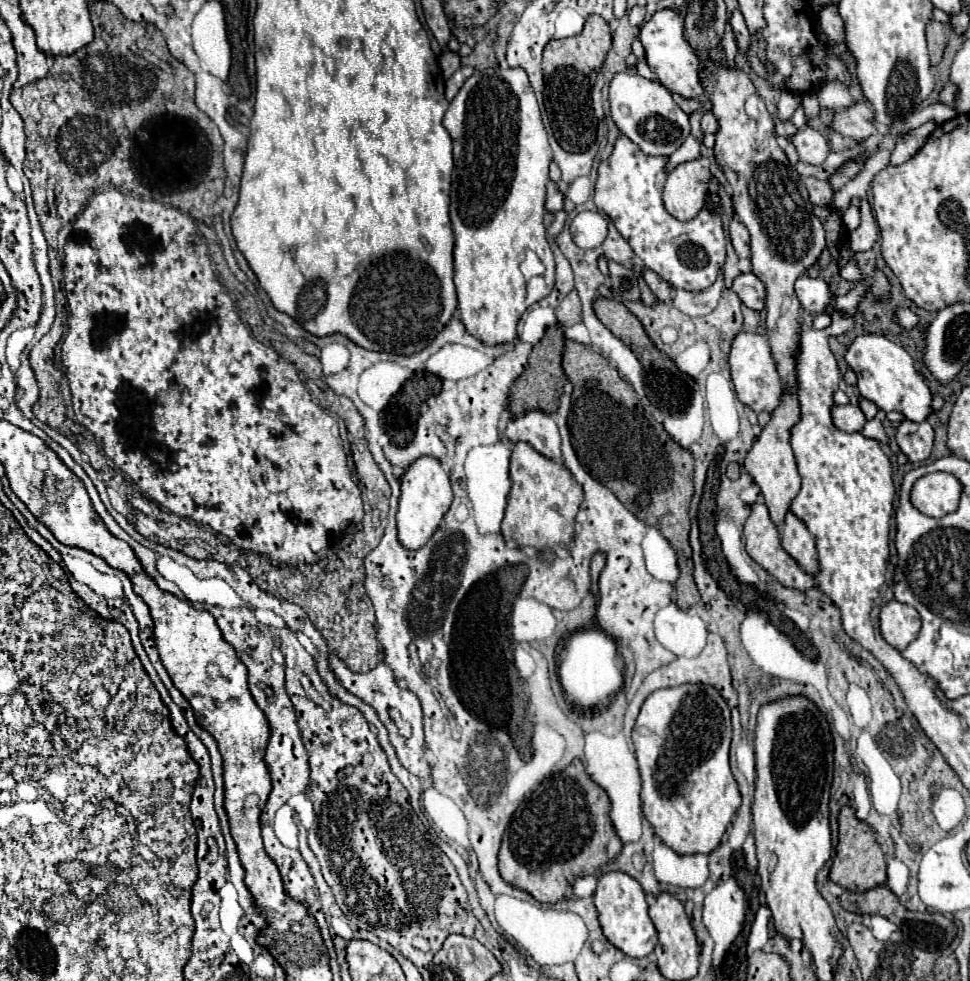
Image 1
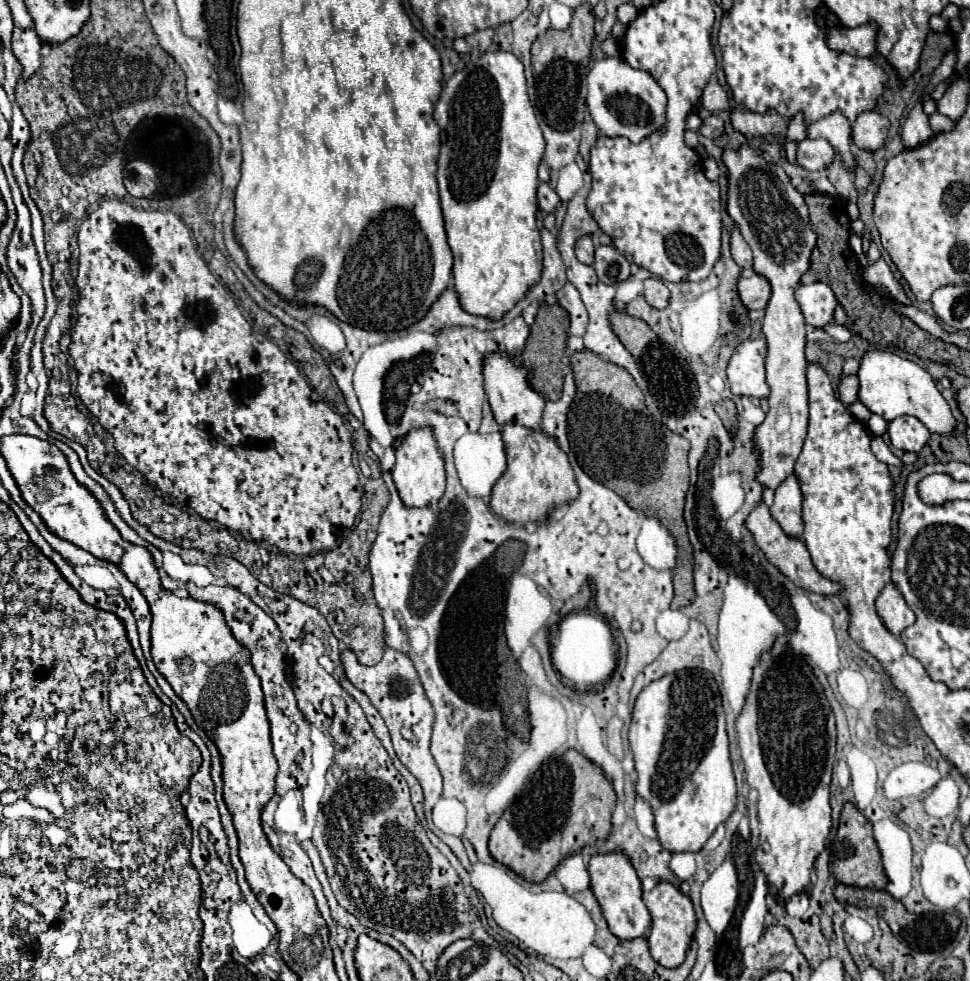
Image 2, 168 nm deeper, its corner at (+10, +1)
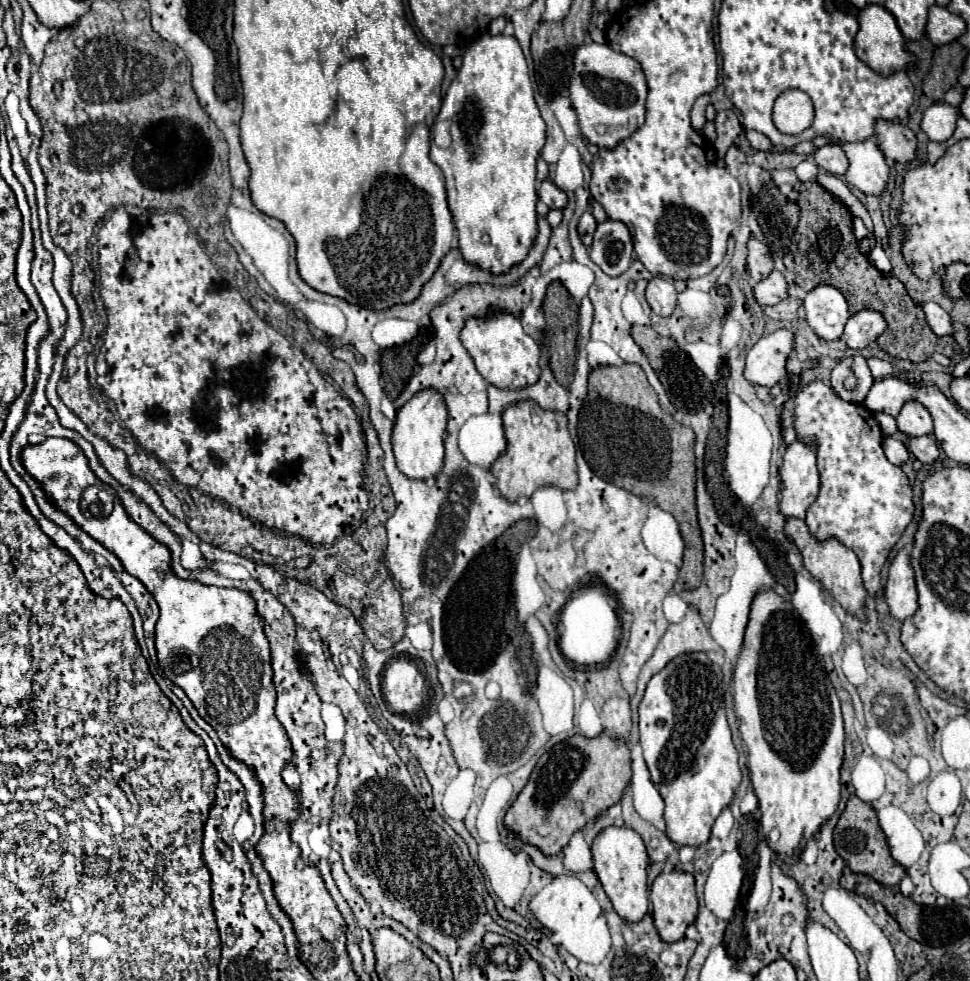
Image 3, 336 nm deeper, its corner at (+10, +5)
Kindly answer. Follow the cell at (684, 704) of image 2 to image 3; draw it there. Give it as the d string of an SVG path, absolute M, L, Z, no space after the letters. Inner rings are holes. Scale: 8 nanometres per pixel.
M704 652L676 656L648 682L638 714L644 760L666 802L666 836L680 846L708 842L714 820L732 802L742 780L726 722L722 668Z

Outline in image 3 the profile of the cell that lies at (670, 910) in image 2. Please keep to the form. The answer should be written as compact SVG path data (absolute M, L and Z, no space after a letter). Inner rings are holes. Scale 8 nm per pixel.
M682 870L662 872L652 884L650 898L652 898L652 904L654 904L652 918L656 922L656 928L660 930L660 938L664 938L664 942L682 940L686 926L692 924L696 920L696 914L698 914L694 876L690 872L682 872Z

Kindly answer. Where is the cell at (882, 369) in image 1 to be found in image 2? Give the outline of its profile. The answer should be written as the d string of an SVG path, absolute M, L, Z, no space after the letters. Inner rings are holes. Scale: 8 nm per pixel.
M866 350L860 360L858 368L858 380L860 380L860 390L858 390L858 400L872 412L882 416L886 422L892 422L898 416L910 414L918 418L930 432L936 434L946 434L950 436L954 430L954 416L948 412L948 418L952 418L952 426L944 430L944 406L948 402L936 388L936 382L932 376L920 368L916 362L910 362L906 358L900 358L894 352L888 350Z

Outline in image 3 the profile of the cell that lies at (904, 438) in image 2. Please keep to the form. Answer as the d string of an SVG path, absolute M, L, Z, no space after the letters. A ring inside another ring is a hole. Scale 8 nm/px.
M908 400L898 418L898 428L902 434L906 436L924 436L924 434L932 434L932 416L928 414L928 410L916 402L916 400Z

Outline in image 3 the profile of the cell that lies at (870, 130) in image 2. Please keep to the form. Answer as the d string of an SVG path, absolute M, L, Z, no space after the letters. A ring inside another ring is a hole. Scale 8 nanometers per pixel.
M878 122L876 138L880 150L884 150L886 158L892 162L912 162L916 160L918 140L916 134L902 126L900 122Z

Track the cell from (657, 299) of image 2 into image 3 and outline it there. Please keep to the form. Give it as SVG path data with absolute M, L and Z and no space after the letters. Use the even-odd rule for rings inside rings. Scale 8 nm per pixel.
M656 276L648 282L646 288L646 300L650 304L650 308L658 314L658 316L672 316L674 308L676 308L676 288L672 284L672 280Z

